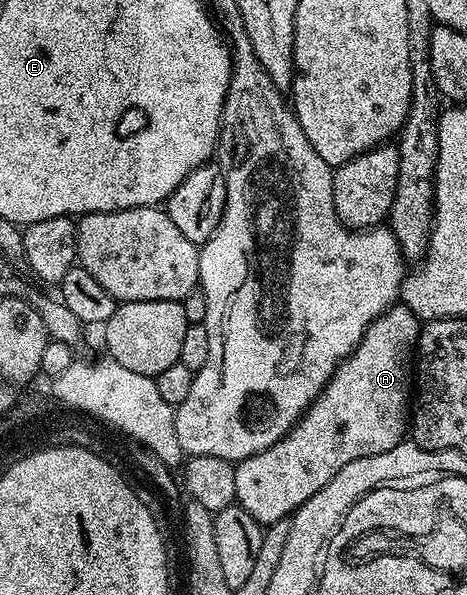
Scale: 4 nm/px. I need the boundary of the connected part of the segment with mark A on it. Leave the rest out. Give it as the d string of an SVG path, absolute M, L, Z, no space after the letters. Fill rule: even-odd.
M395 303L381 313L366 329L362 342L339 363L330 382L306 408L302 418L282 436L282 440L234 465L236 504L263 527L285 521L301 505L308 503L308 499L312 499L312 495L316 495L316 491L320 491L320 487L324 487L340 467L352 463L352 459L380 455L380 451L396 447L396 443L407 436L408 418L412 413L412 366L416 361L419 328L418 317L412 315L407 305Z

